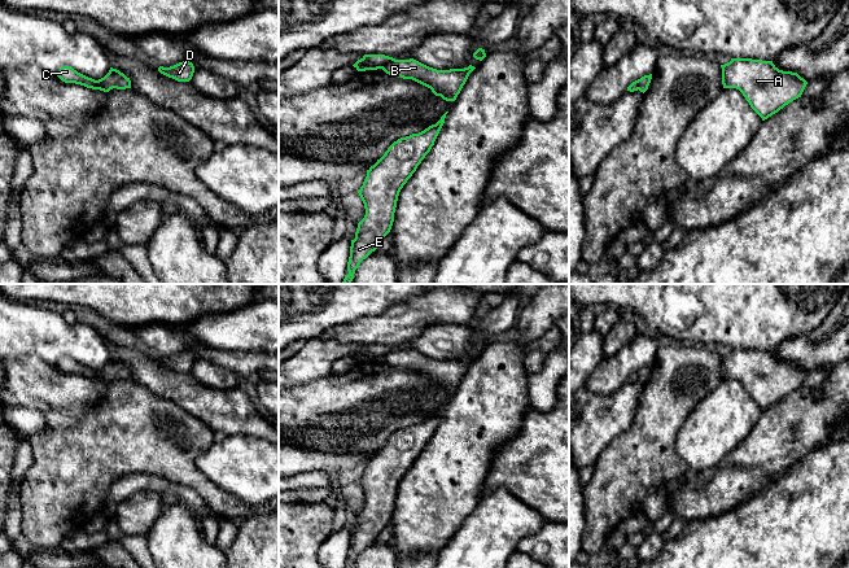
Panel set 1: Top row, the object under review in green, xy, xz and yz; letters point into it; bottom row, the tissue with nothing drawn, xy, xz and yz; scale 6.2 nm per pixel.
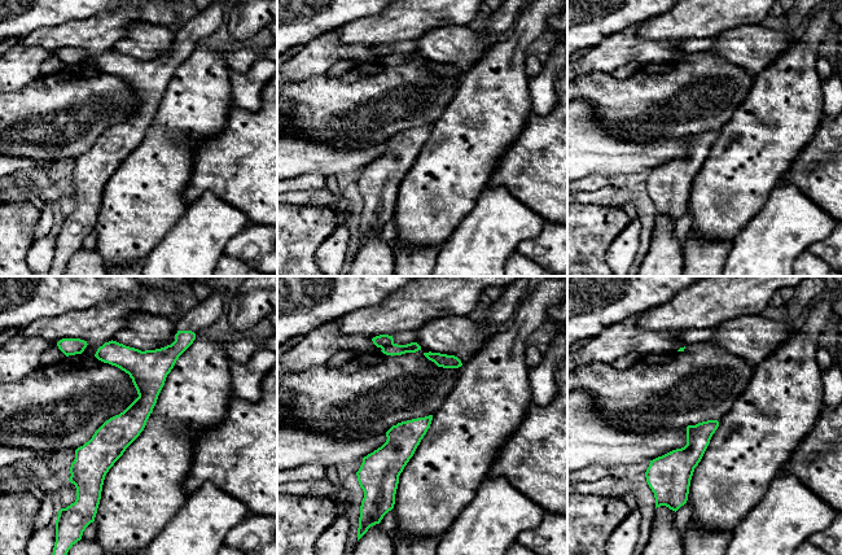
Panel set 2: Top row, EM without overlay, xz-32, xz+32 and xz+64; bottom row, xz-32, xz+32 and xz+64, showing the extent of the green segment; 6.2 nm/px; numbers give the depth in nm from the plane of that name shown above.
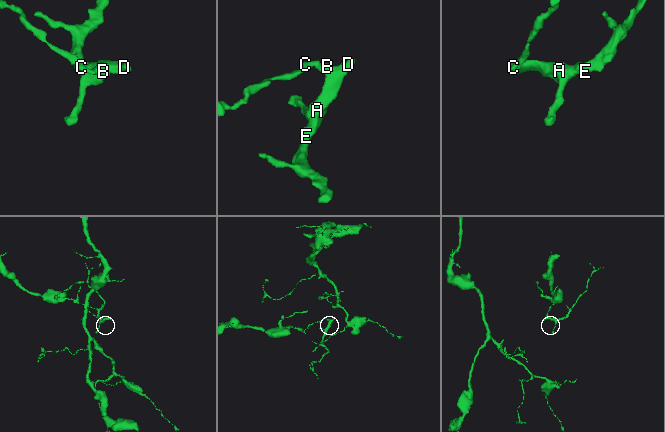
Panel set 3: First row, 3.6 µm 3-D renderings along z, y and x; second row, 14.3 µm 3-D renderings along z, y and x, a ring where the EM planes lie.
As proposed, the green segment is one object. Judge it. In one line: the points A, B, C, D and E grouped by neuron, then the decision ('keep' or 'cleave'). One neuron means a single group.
A B D E / C; cleave

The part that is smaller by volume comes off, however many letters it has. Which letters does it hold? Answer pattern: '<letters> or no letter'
A, B, D, E

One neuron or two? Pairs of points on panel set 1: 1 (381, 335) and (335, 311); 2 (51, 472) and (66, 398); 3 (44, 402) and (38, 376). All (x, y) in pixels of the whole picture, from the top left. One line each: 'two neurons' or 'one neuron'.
1: two neurons
2: two neurons
3: one neuron

